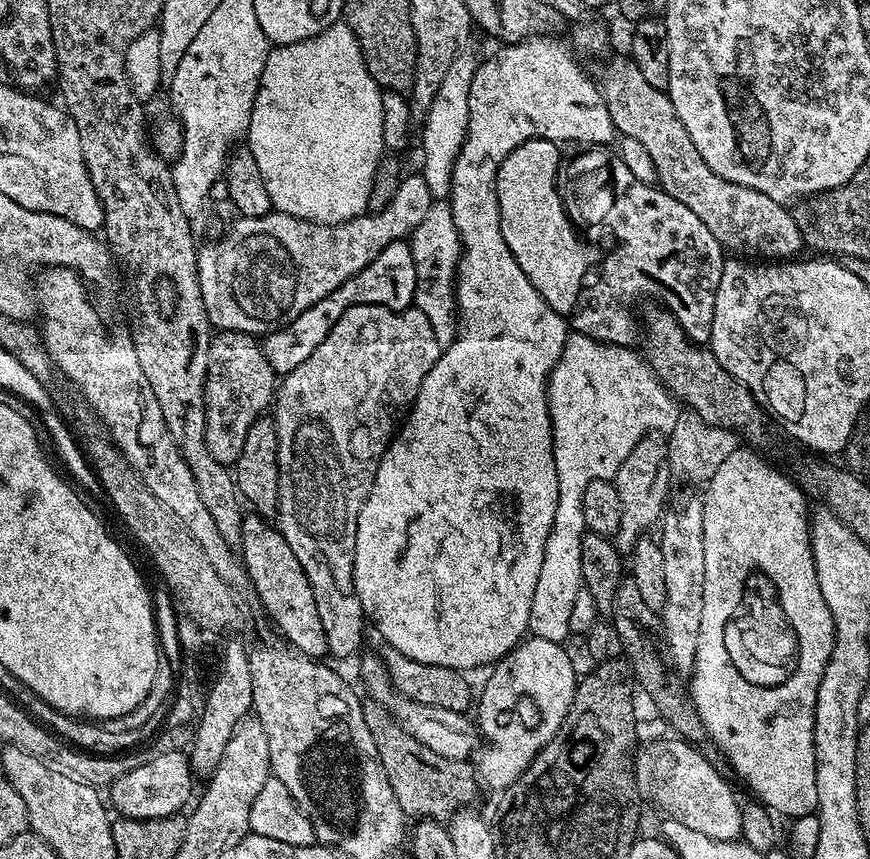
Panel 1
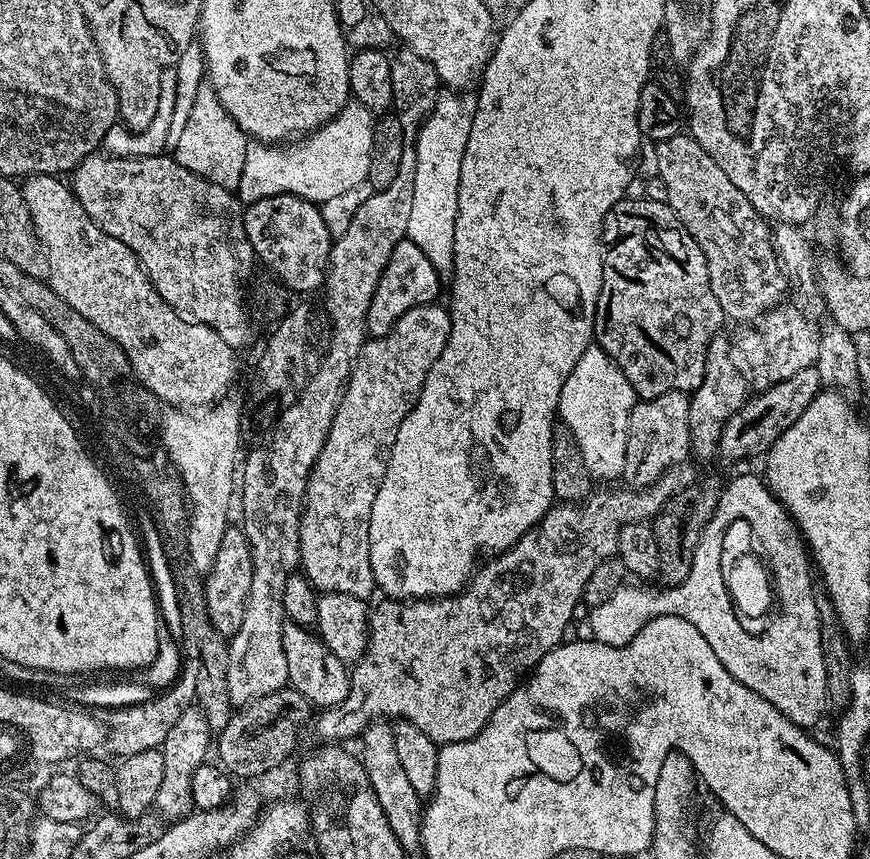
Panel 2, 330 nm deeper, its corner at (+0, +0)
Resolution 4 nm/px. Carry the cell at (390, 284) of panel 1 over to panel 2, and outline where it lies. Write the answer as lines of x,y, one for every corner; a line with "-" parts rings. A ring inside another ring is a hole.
407,238
398,242
398,246
394,246
390,254
390,263
386,266
386,270
382,270
382,278
370,302
366,318
368,336
372,338
384,336
398,322
398,318
406,314
406,310
433,303
439,297
436,295
439,294
440,288
442,281
438,278
434,266
430,266
430,258
426,258
426,254
422,254
422,250
418,250
418,246
414,246
414,242
410,242

